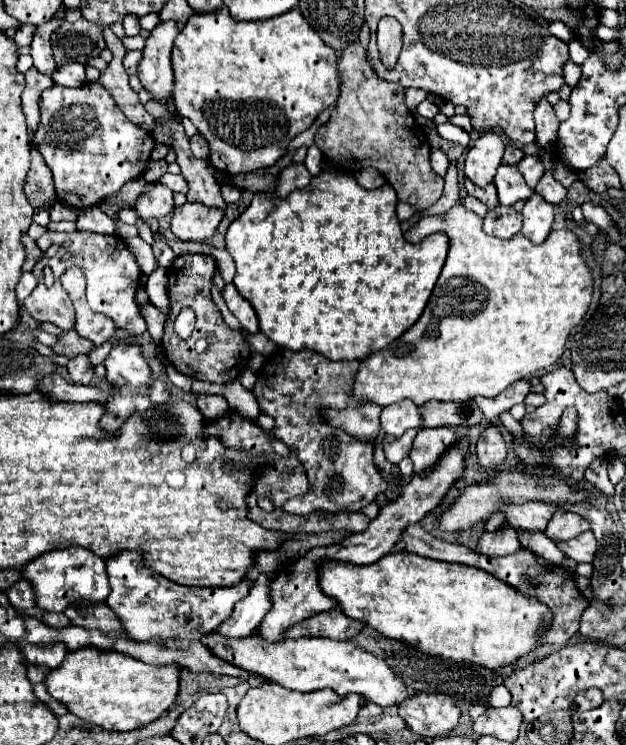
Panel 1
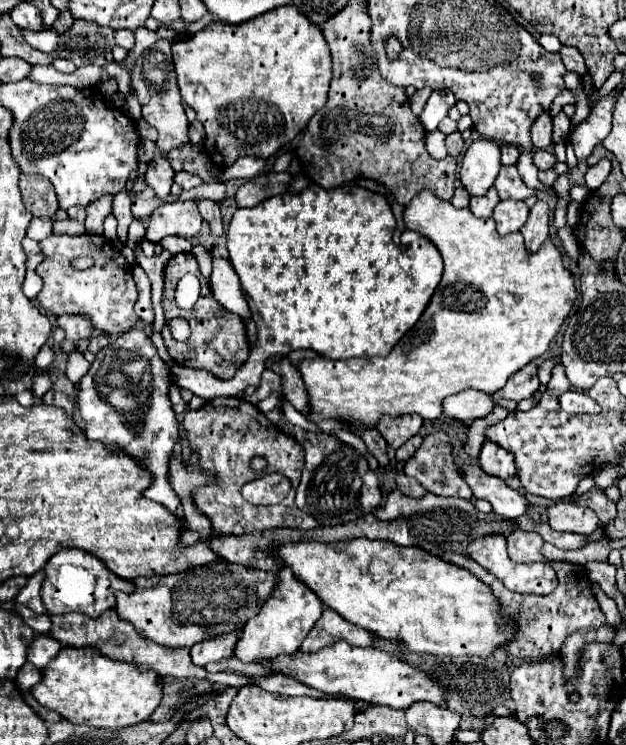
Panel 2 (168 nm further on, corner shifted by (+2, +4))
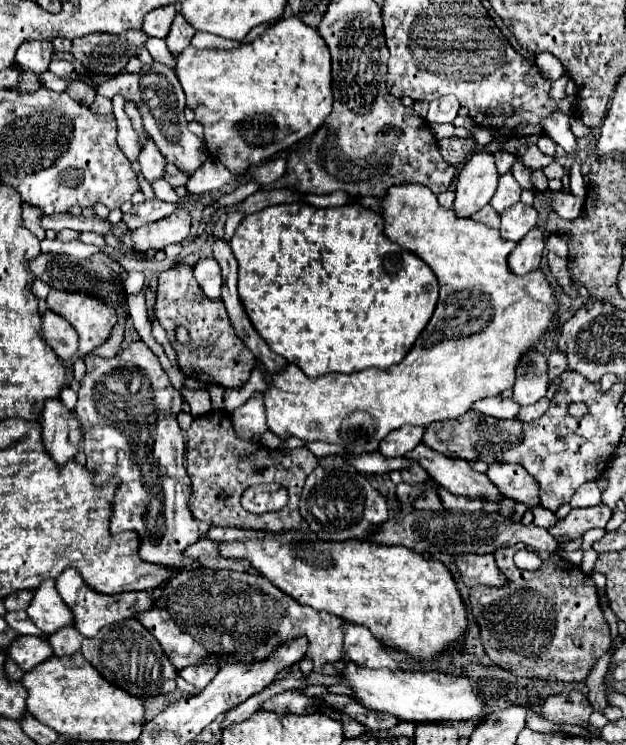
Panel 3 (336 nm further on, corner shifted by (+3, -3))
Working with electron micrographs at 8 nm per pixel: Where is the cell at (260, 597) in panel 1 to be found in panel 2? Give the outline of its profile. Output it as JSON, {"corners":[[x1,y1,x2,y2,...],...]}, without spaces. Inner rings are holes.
{"corners":[[236,627,228,633,222,633,222,635,216,635,216,637,210,637,210,639,196,643,190,649,192,661,196,665,206,665,210,661,222,661,222,659,232,657,232,649,236,647,236,639,240,639,238,637,240,633,242,633,242,629]]}

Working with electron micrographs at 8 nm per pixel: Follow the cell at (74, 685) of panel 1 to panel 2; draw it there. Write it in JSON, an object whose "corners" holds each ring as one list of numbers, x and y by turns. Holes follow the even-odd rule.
{"corners":[[62,647,58,657,42,671,42,681,32,687,32,695,72,723,120,729,142,723,154,713,162,701,162,681,152,669,114,661,96,649]]}

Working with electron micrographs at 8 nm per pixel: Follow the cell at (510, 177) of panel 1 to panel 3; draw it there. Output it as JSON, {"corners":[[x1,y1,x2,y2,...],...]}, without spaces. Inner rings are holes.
{"corners":[[507,172,507,174,503,174,499,178,499,186,497,186,497,192,495,192,493,200,491,200,491,206,495,208,497,214,501,214,505,208,517,204,519,196,521,196,521,186,513,178,513,174]]}

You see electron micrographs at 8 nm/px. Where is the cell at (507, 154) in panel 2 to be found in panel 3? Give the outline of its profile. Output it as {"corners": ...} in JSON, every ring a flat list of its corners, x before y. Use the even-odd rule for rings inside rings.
{"corners":[[499,150,499,152,495,152,493,156,495,156,495,164,497,164,497,172,499,172,499,174,511,172,511,166,515,164,515,156,513,156,513,154,509,154,509,152,505,152,505,150]]}

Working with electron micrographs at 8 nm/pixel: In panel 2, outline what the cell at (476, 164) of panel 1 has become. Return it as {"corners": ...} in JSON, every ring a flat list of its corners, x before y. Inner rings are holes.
{"corners":[[476,139,462,161,460,181,470,195,484,195,500,171,500,145,492,139]]}

